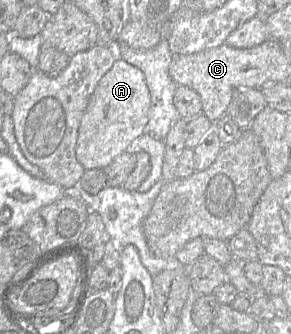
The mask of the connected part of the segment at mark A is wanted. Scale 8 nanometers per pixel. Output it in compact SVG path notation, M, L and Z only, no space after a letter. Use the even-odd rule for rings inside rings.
M117 57L111 69L96 86L81 119L76 143L76 157L85 170L106 169L123 152L133 149L137 139L147 132L150 92L143 71Z

